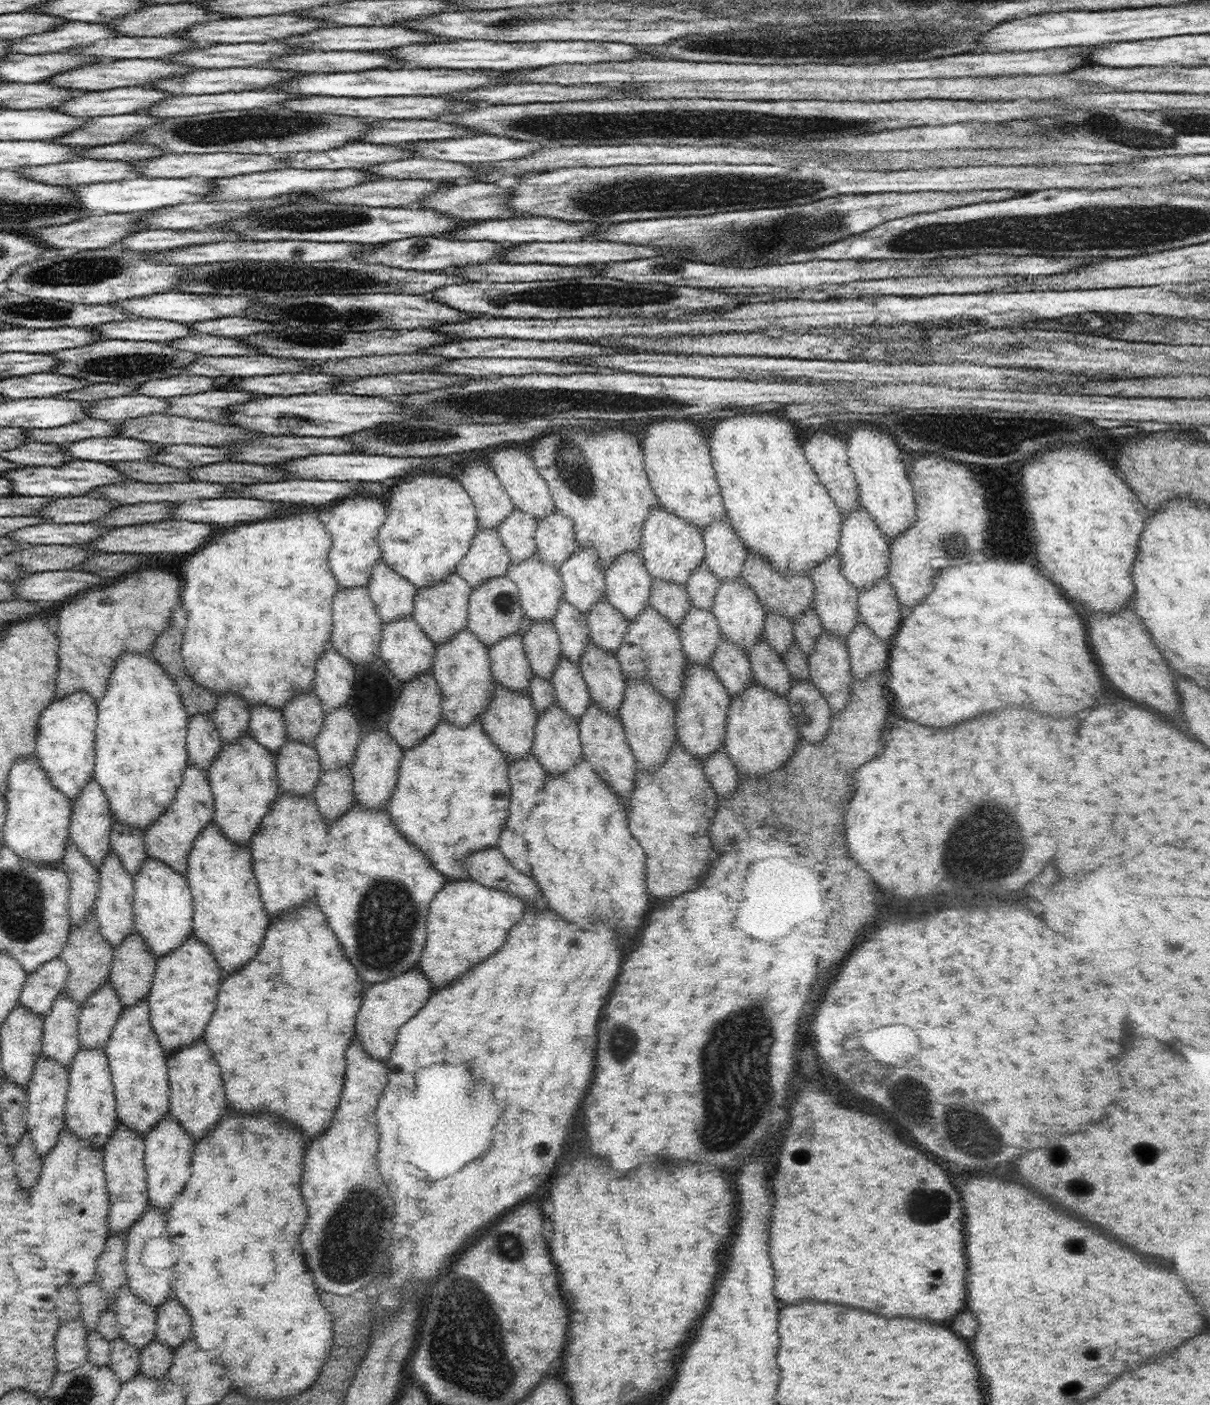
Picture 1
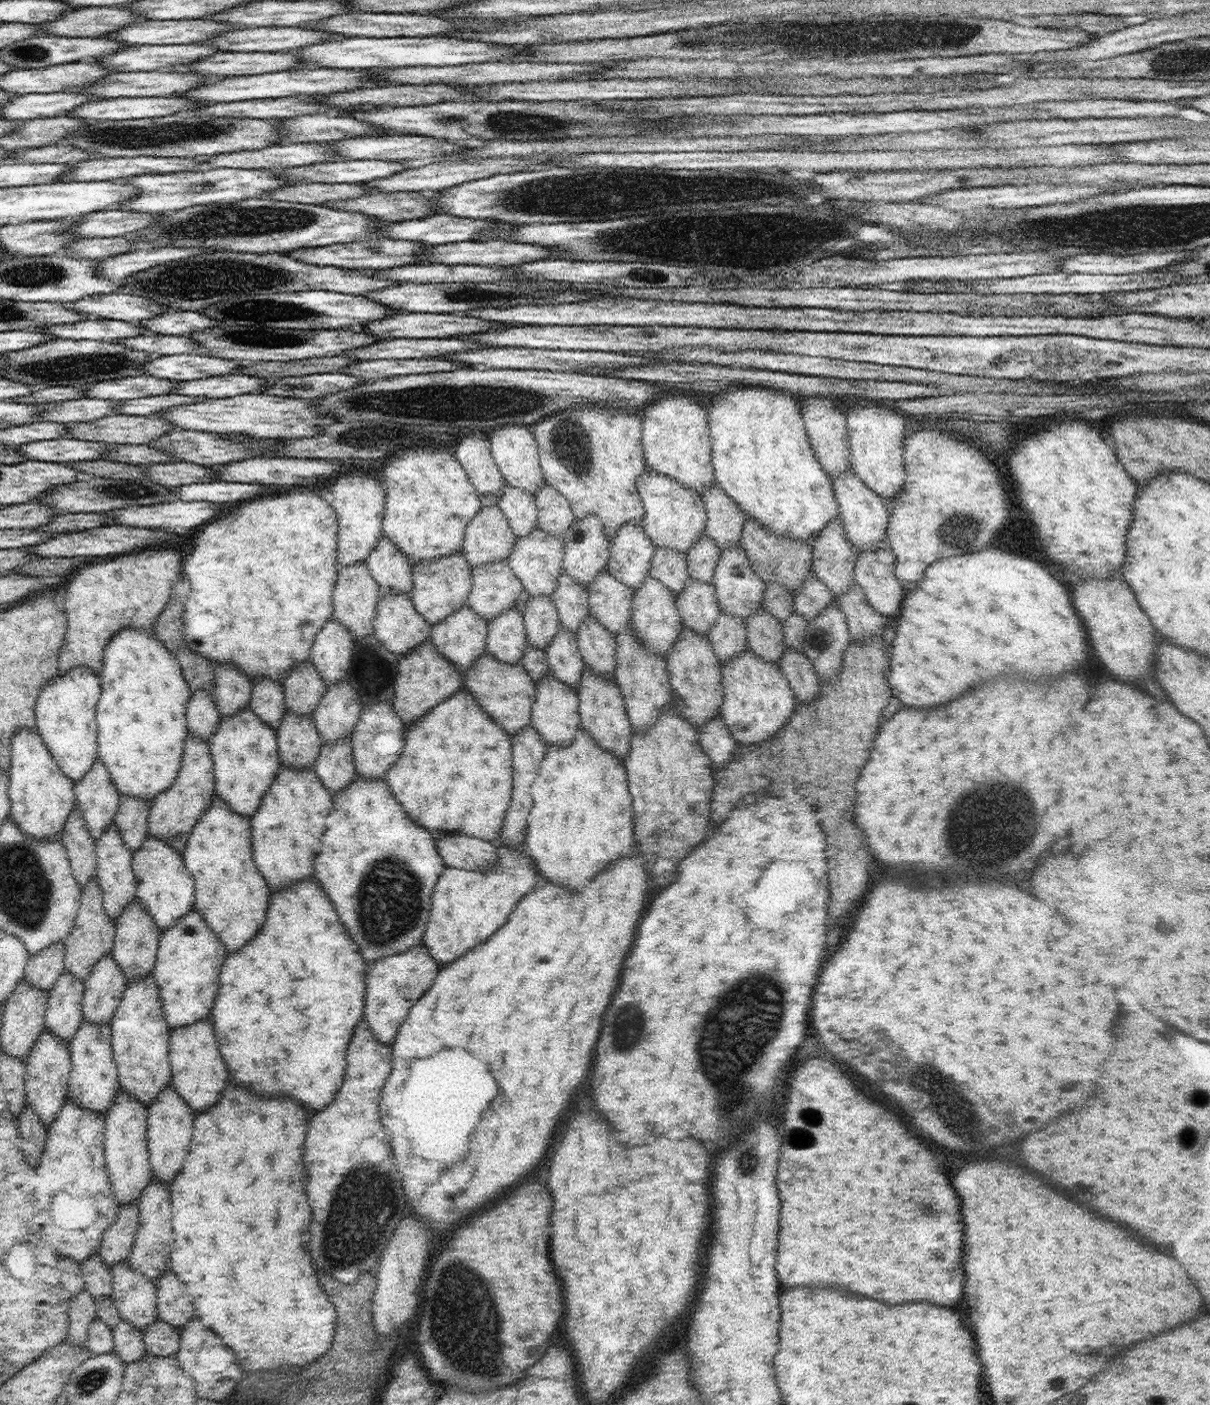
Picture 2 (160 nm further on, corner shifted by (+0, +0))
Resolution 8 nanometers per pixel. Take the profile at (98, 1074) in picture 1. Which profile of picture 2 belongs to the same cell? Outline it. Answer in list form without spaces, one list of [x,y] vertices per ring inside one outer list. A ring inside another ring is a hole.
[[[83,1019],[78,1032],[69,1042],[72,1070],[69,1076],[67,1096],[76,1105],[104,1115],[112,1106],[115,1094],[121,1088],[111,1045],[112,1033],[109,1025],[94,1026],[86,1021]]]

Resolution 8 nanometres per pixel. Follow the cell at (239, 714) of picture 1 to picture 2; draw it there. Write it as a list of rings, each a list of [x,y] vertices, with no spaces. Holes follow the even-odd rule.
[[[232,663],[216,664],[213,697],[222,717],[238,712],[250,702],[252,682],[248,675]]]

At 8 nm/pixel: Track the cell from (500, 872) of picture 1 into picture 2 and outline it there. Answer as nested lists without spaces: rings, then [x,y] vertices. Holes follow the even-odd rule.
[[[444,834],[437,840],[437,851],[446,866],[464,870],[489,869],[497,863],[494,843],[466,834]]]

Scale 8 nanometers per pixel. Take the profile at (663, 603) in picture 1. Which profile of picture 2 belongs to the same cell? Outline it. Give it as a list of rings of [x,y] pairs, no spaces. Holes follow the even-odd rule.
[[[657,548],[651,558],[649,575],[664,584],[677,598],[689,580],[687,554],[680,554],[670,548]]]

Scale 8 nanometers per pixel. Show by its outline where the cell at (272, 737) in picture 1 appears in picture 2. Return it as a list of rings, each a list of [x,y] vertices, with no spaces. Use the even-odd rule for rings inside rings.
[[[256,678],[249,705],[266,724],[277,730],[287,711],[283,685],[269,678]]]

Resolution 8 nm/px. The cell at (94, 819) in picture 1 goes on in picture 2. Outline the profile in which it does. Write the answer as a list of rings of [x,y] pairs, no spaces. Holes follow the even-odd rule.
[[[100,758],[92,763],[82,779],[75,782],[77,806],[82,809],[85,825],[95,842],[113,823],[121,798],[110,771]]]

